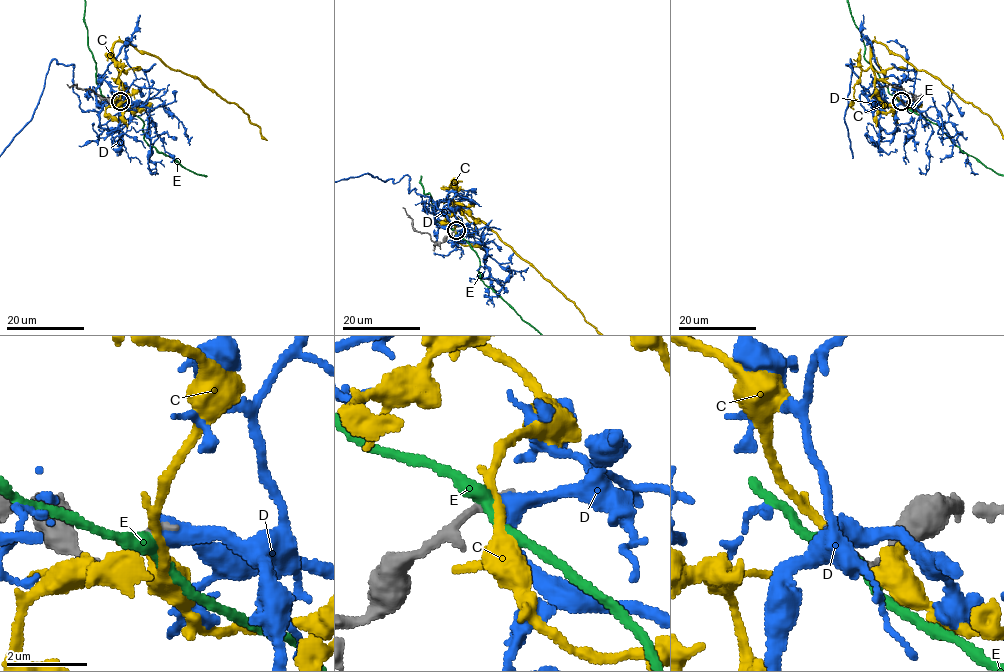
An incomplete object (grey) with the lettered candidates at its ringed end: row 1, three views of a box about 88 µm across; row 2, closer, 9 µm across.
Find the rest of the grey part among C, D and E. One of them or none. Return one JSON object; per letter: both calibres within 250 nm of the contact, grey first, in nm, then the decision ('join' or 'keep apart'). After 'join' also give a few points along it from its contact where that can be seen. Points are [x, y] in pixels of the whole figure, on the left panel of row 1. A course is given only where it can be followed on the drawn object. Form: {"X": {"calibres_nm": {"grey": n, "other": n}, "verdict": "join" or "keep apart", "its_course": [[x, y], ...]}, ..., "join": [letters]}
{"C": {"calibres_nm": {"grey": 220, "other": 200}, "verdict": "keep apart"}, "D": {"calibres_nm": {"grey": 220, "other": 420}, "verdict": "keep apart"}, "E": {"calibres_nm": {"grey": 240, "other": 320}, "verdict": "keep apart"}, "join": []}

